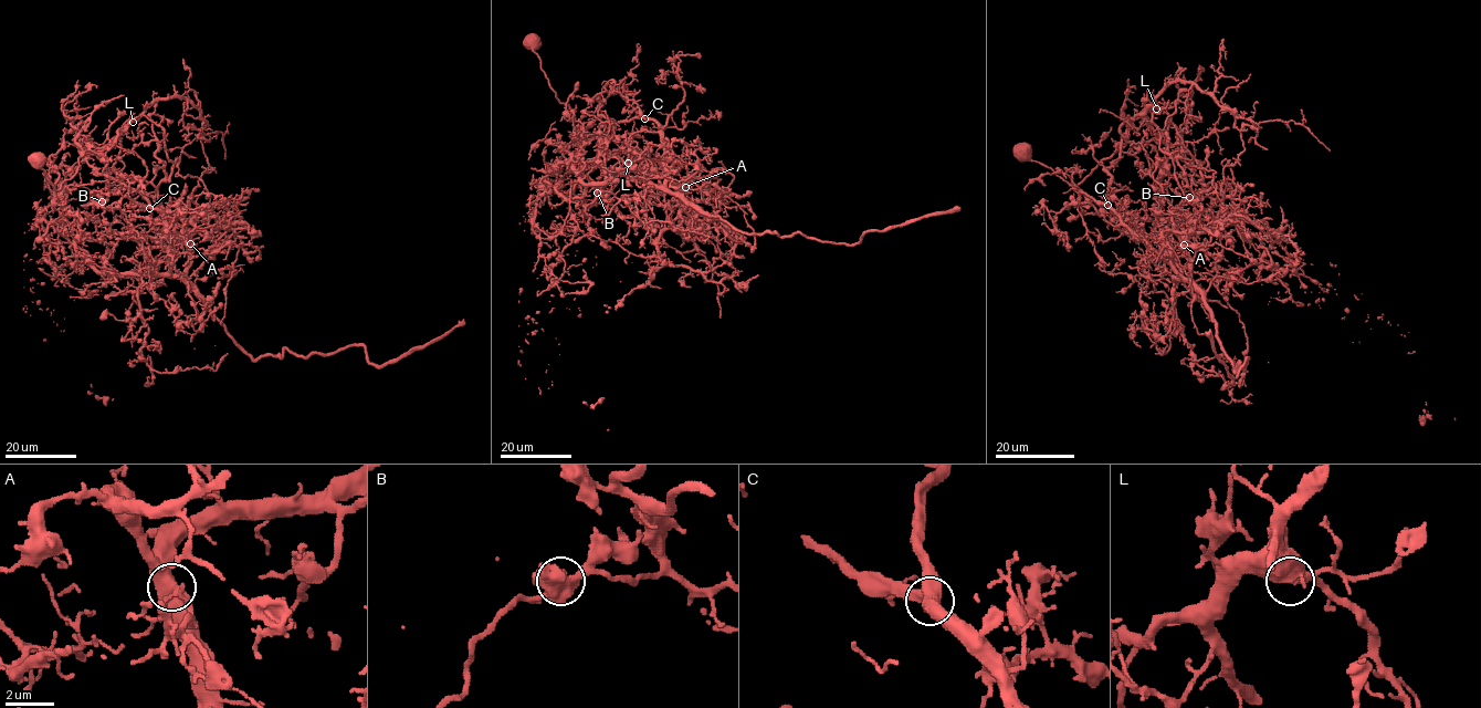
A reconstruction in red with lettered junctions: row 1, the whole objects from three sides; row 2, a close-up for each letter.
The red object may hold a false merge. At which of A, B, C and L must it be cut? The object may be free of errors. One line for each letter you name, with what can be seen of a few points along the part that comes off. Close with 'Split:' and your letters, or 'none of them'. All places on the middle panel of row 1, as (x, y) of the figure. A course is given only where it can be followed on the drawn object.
B: course (598, 191), (586, 207), (609, 204), (585, 177), (620, 151), (664, 176), (700, 225), (694, 242), (721, 318)
Split: B

